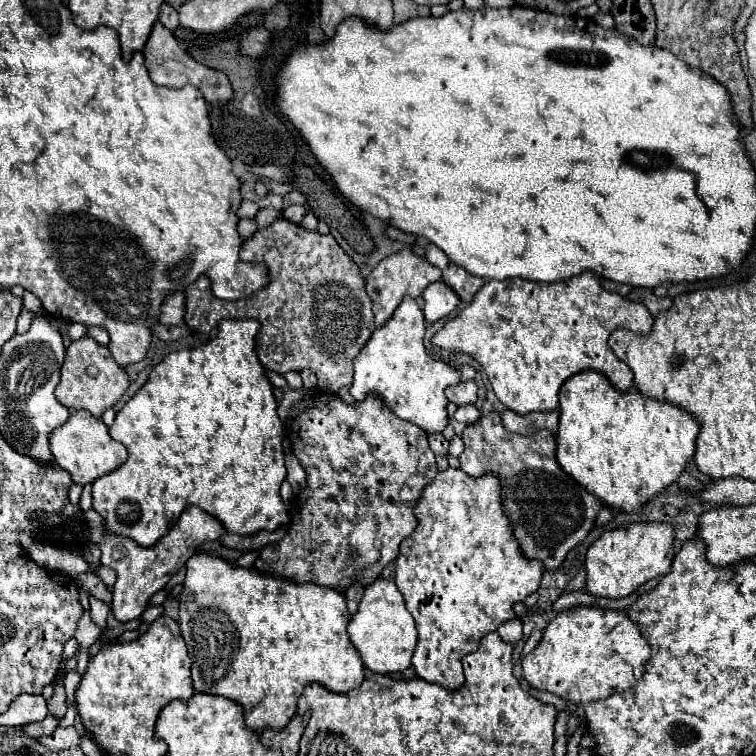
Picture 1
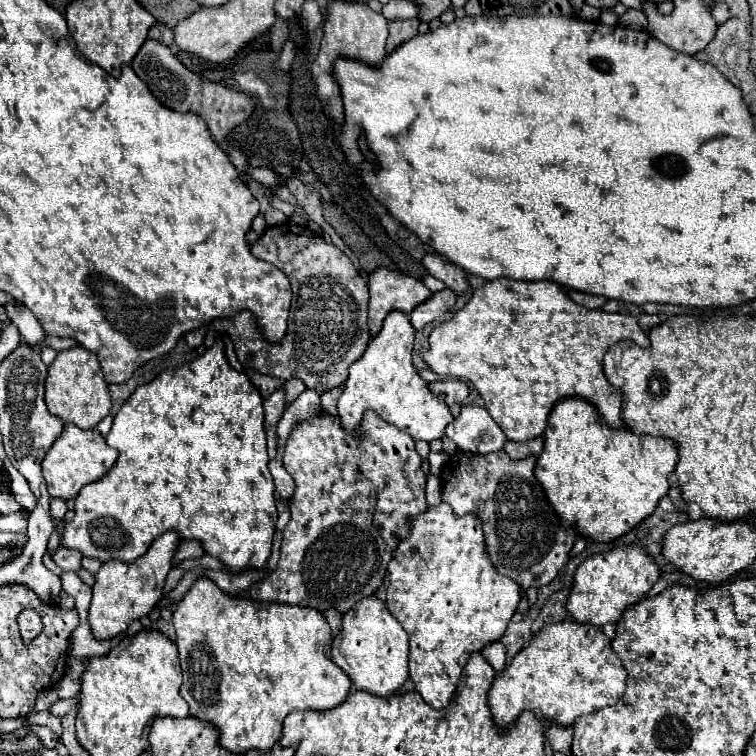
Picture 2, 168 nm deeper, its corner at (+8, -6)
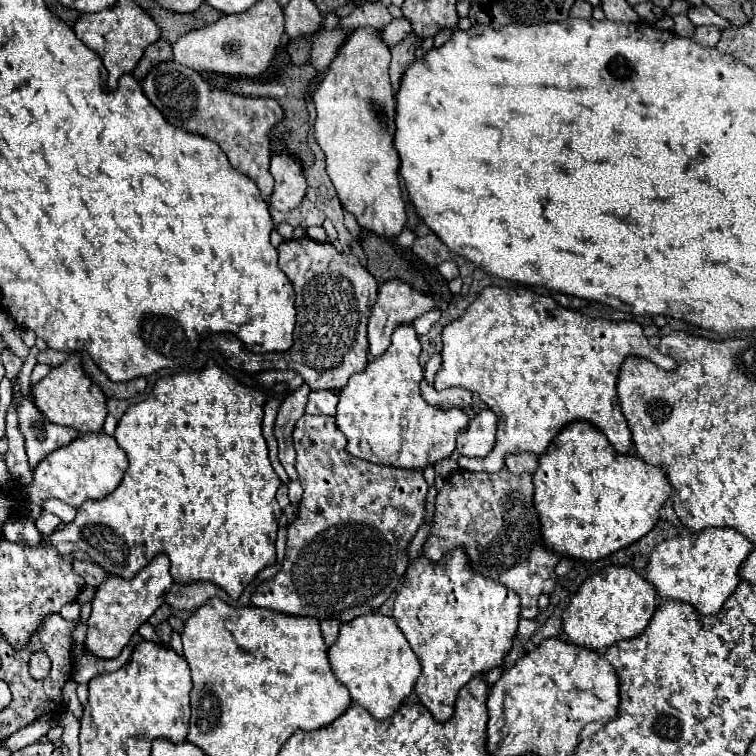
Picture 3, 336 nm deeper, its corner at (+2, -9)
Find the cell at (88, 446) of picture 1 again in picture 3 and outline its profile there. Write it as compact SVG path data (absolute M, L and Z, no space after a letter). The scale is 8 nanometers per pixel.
M105 432L79 434L75 442L51 452L33 472L33 482L29 484L29 500L39 504L47 498L57 498L73 508L79 508L85 500L95 500L107 496L115 486L119 486L123 472L127 468L127 456L117 446L115 438Z

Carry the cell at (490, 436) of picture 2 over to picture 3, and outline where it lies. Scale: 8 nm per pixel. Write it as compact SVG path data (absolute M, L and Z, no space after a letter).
M481 410L469 420L469 426L457 438L457 452L469 458L485 458L497 442L499 418L493 410Z

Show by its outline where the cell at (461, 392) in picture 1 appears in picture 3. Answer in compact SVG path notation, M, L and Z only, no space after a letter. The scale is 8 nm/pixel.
M421 382L421 396L429 404L439 404L439 406L457 406L465 408L471 404L473 394L463 388L445 388L445 390L435 390L433 386L427 386L427 382Z

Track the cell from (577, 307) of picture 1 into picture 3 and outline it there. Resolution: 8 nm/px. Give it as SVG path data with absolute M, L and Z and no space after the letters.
M487 286L479 292L473 304L465 310L465 314L447 324L443 328L443 350L441 350L441 368L435 374L435 388L451 388L461 386L471 392L477 392L481 400L497 414L497 444L495 450L483 458L469 462L467 456L459 456L457 464L463 470L475 472L497 472L503 468L503 458L507 454L517 452L533 452L543 454L551 440L559 434L559 430L573 420L587 420L599 426L599 430L609 438L617 452L629 454L633 446L631 432L627 428L625 416L621 414L621 406L617 400L617 374L625 356L641 356L655 362L663 370L673 370L675 360L663 356L643 334L641 324L637 322L609 322L603 318L591 318L577 310L569 310L557 304L551 296L537 294L531 288L523 286Z

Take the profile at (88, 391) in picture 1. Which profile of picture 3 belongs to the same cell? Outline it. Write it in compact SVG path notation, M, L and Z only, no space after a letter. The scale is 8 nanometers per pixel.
M73 352L61 366L55 366L49 376L33 386L35 404L47 416L49 422L59 426L75 428L77 432L101 432L107 418L107 398L101 392L101 386L83 368L83 358L79 352Z

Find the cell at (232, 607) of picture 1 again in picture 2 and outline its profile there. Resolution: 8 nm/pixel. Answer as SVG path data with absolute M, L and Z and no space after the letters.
M201 577L177 605L173 625L183 669L181 697L189 705L189 715L211 723L219 733L219 745L233 755L251 749L269 751L279 741L283 719L291 711L327 711L349 695L351 679L331 661L331 629L315 609L229 597L211 579Z

